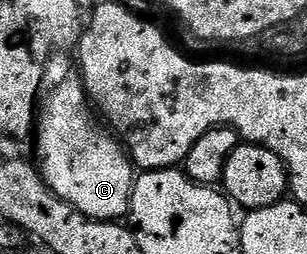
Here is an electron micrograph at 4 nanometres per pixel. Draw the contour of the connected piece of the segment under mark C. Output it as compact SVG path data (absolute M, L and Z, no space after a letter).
M82 80L63 81L52 91L47 106L44 109L42 106L38 114L37 132L33 137L35 153L39 156L37 168L43 176L43 182L63 201L77 207L77 211L81 211L83 216L91 217L95 221L115 223L126 218L131 212L131 192L135 186L137 169L126 148L102 124L99 126L91 118L90 108L92 109L92 106L89 104Z

